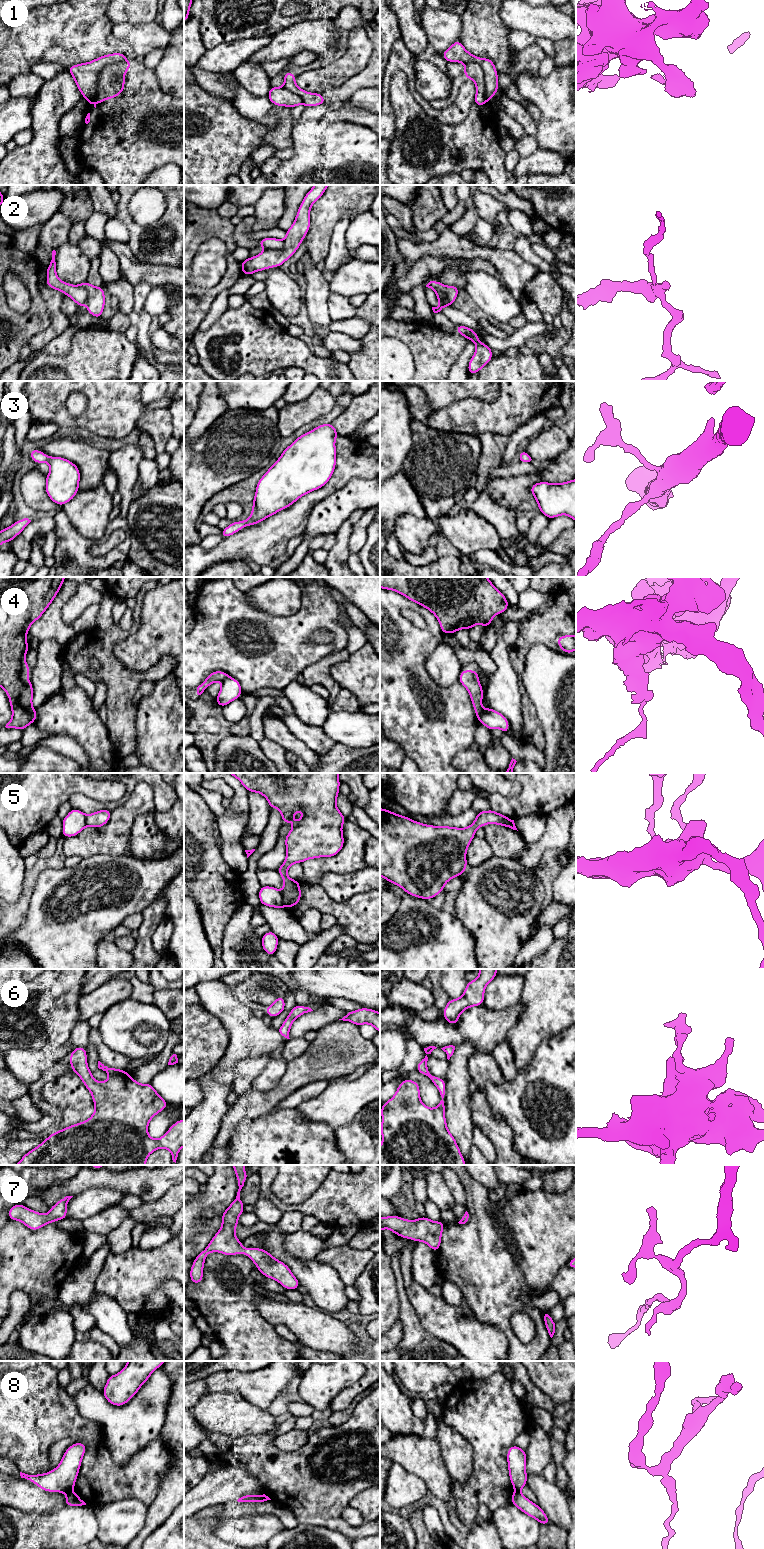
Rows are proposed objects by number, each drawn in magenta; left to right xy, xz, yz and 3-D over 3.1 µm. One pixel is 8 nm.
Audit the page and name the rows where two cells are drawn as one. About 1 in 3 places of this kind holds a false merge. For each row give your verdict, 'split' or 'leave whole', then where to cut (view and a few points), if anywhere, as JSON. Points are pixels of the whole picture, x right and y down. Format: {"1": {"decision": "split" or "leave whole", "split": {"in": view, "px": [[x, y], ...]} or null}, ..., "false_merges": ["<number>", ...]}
{"1": {"decision": "split", "split": {"in": "xy", "px": [[125, 59], [104, 66], [98, 75], [96, 94], [88, 102]]}}, "2": {"decision": "split", "split": {"in": "xz", "px": [[283, 241], [281, 248], [266, 249]]}}, "3": {"decision": "leave whole", "split": null}, "4": {"decision": "split", "split": {"in": "yz", "px": [[484, 709], [479, 721]]}}, "5": {"decision": "split", "split": {"in": "xz", "px": [[280, 892], [285, 906]]}}, "6": {"decision": "leave whole", "split": null}, "7": {"decision": "leave whole", "split": null}, "8": {"decision": "split", "split": {"in": "xy", "px": [[71, 1491], [67, 1493]]}}, "false_merges": ["1", "2", "4", "5", "8"]}

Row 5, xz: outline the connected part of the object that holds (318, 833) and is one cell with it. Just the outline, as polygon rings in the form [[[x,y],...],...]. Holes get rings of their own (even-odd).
[[[228,773],[236,777],[248,792],[262,794],[269,803],[270,810],[278,808],[283,819],[282,824],[293,823],[293,828],[285,837],[286,859],[277,869],[284,883],[281,891],[285,907],[294,907],[301,900],[300,883],[290,879],[287,871],[294,863],[308,859],[333,857],[344,846],[342,825],[347,820],[336,805],[339,795],[339,773]],[[301,809],[303,817],[292,821],[296,810]]]

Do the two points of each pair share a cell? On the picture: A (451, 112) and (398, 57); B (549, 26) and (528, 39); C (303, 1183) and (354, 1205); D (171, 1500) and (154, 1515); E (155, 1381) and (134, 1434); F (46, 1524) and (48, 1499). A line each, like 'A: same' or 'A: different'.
A: same
B: different
C: different
D: same
E: same
F: different

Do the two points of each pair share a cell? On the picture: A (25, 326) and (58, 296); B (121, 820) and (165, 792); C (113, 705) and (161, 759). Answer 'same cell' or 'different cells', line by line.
A: different cells
B: different cells
C: different cells

